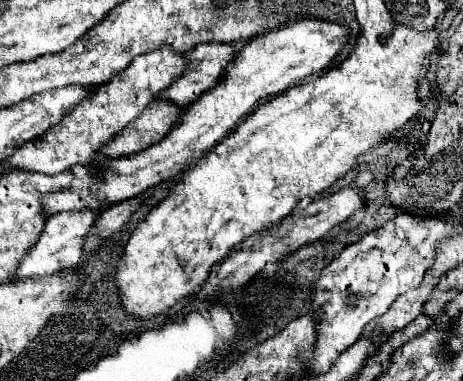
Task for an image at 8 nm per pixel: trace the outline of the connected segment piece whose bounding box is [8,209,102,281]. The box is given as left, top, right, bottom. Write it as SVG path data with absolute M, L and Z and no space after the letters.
M102 209L98 211L66 211L66 213L58 213L54 217L46 219L46 225L38 237L38 243L32 245L32 249L28 249L28 253L24 253L20 267L16 269L16 275L8 277L8 281L22 281L22 279L32 279L32 277L42 277L42 275L54 275L62 269L70 269L80 265L82 259L82 243L84 243L84 235L90 231L90 227L94 225L96 217L100 215Z

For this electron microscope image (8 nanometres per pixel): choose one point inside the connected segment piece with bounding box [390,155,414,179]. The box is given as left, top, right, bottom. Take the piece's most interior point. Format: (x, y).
(401, 170)

